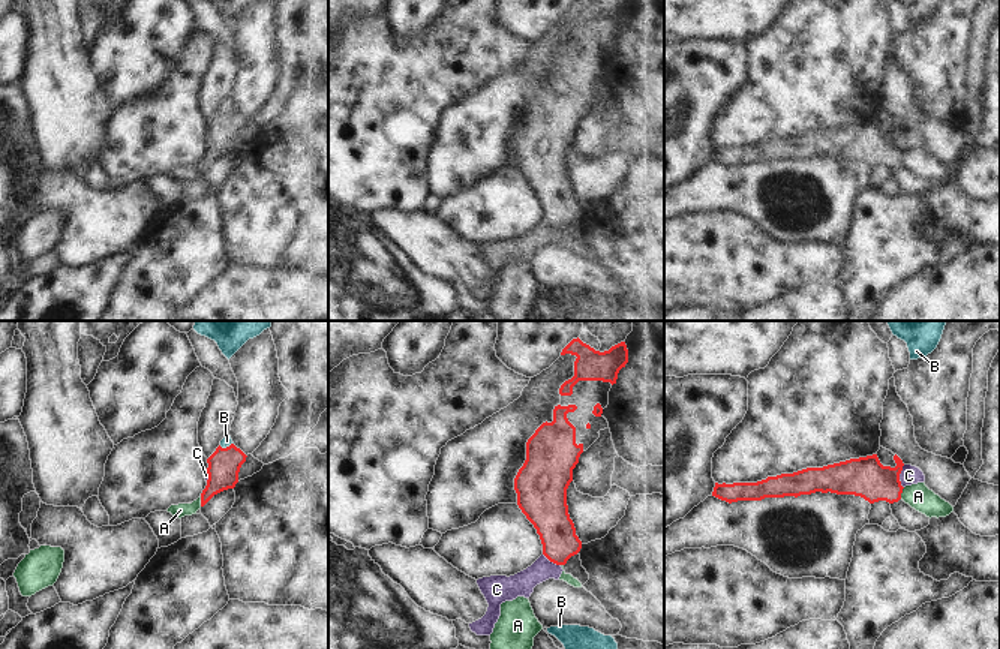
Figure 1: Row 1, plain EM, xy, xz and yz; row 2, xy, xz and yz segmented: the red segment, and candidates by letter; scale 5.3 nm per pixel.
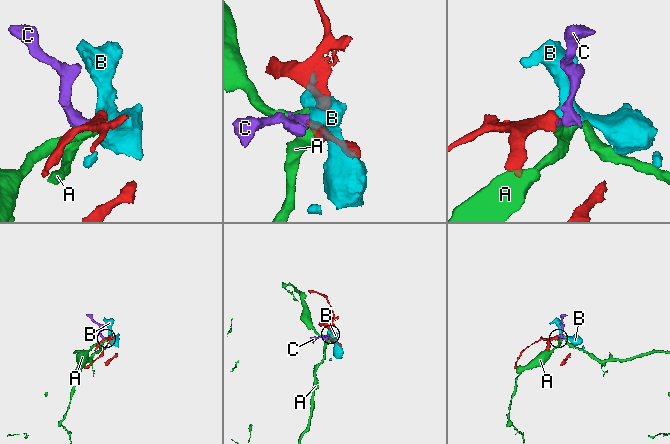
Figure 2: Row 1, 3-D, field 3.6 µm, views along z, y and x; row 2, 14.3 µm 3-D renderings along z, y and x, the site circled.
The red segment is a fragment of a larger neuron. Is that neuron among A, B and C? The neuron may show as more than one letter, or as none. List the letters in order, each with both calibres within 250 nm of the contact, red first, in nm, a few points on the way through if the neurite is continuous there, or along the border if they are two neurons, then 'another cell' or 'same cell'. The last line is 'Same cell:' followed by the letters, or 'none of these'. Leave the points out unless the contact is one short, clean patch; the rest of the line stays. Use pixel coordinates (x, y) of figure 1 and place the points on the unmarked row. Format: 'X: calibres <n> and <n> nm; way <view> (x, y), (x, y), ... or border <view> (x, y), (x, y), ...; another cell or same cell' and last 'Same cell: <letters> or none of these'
A: calibres 220 and 140 nm; border yz (904, 152), (900, 162); another cell
B: calibres 180 and 60 nm; way xy (224, 129), (227, 111), (227, 105); same cell
C: calibres 220 and 100 nm; border yz (904, 129), (900, 138), (900, 149), (903, 152); another cell
Same cell: B

